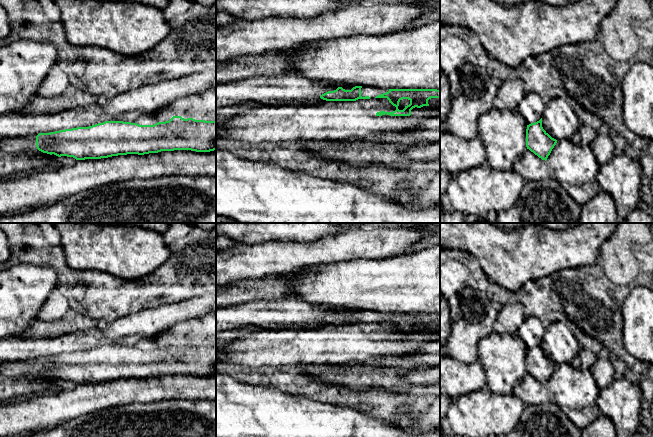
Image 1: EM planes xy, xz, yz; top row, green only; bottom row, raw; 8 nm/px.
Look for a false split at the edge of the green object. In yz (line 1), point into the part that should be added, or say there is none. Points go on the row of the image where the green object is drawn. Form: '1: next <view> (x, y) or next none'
1: next none

